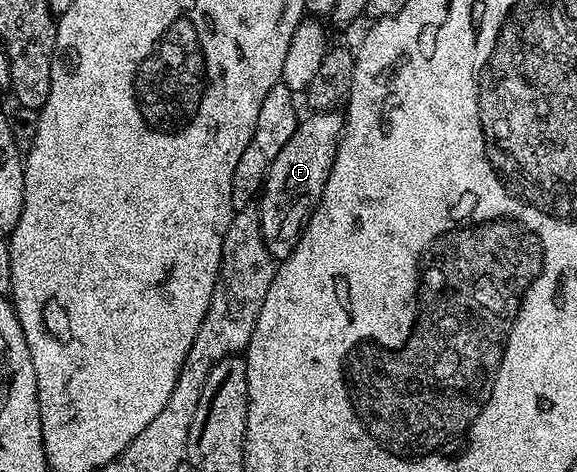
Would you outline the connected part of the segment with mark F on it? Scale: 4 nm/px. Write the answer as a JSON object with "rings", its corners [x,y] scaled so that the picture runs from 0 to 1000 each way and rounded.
{"rings":[[[581,233],[539,237],[520,256],[518,269],[501,288],[501,305],[480,322],[480,339],[463,367],[456,386],[452,417],[445,428],[449,472],[459,517],[471,547],[497,547],[525,498],[525,481],[539,460],[541,445],[563,407],[577,339],[584,331],[588,299],[594,292],[598,250]]]}

